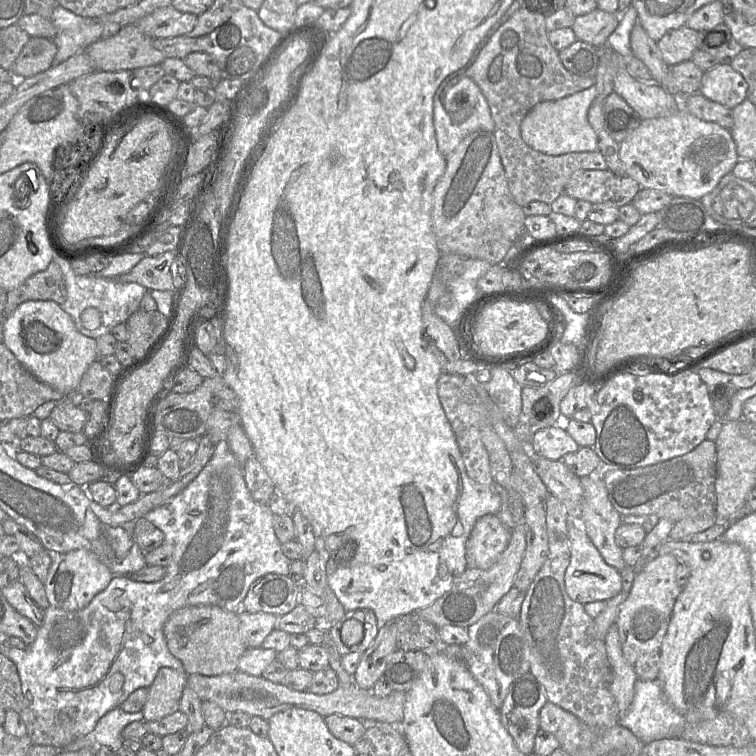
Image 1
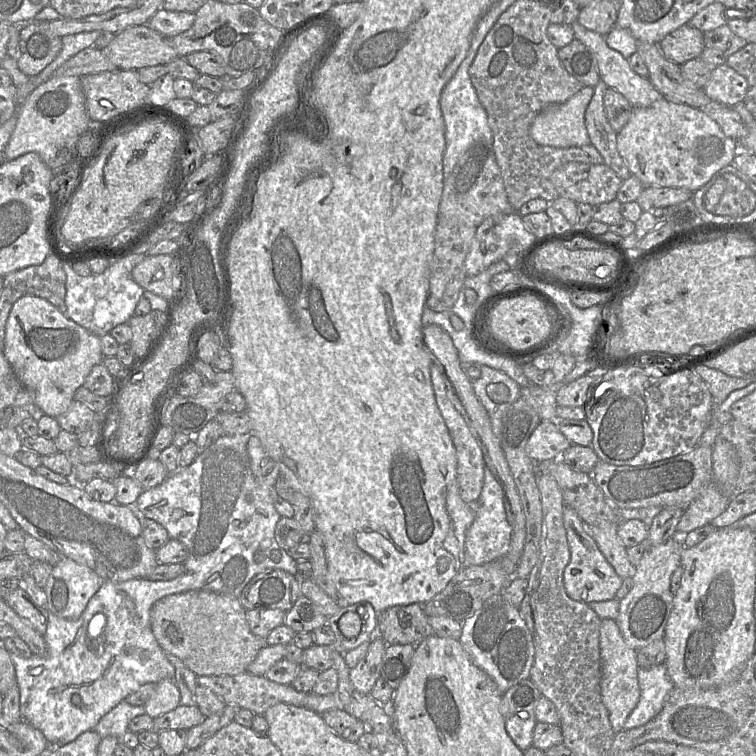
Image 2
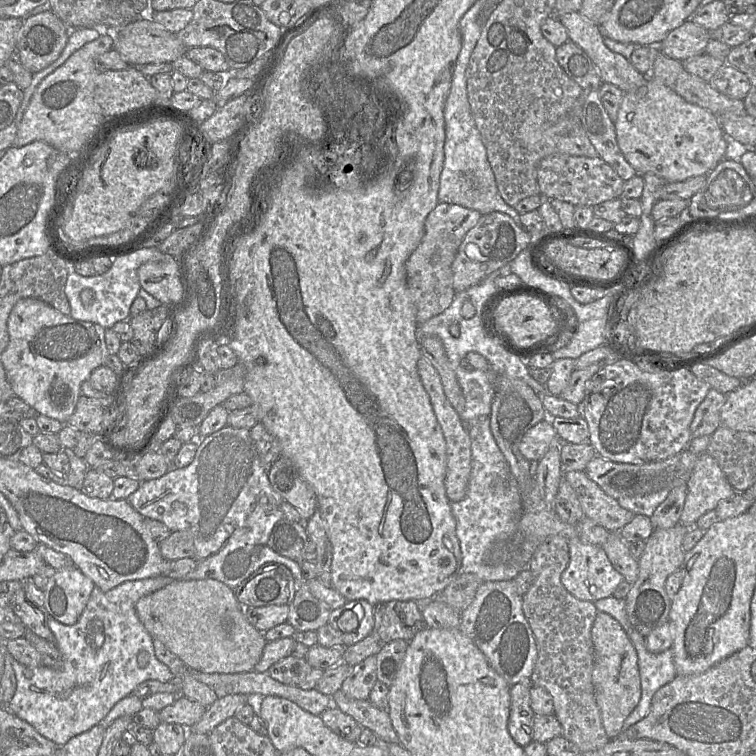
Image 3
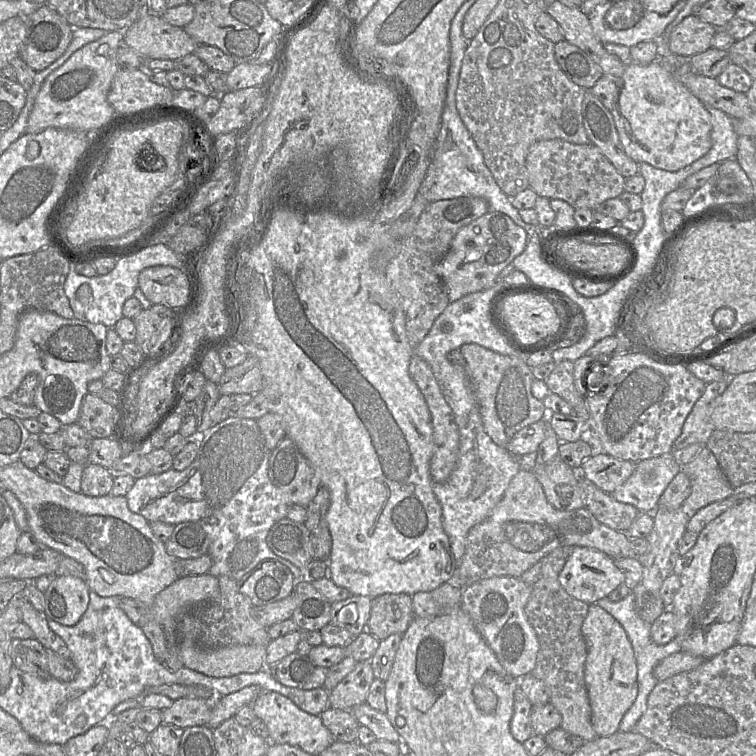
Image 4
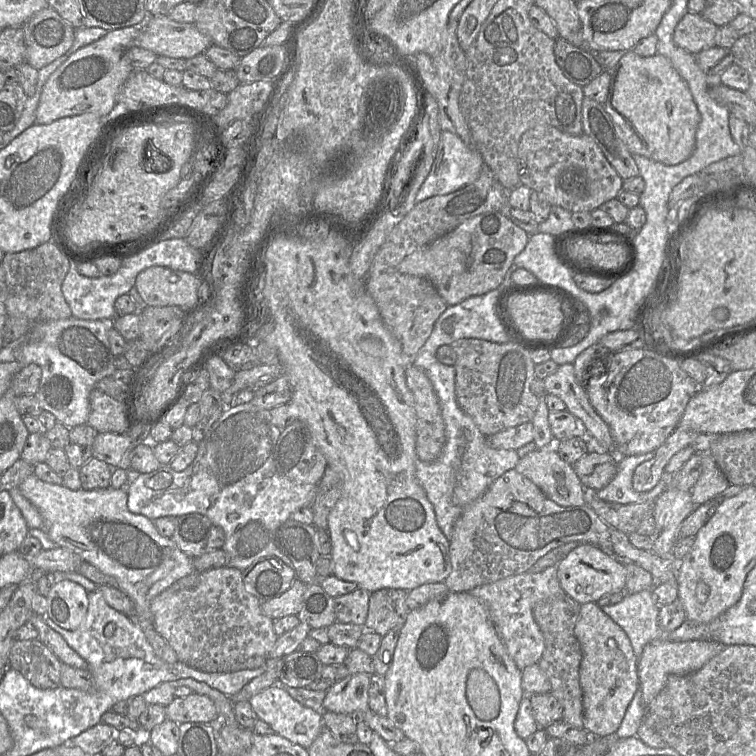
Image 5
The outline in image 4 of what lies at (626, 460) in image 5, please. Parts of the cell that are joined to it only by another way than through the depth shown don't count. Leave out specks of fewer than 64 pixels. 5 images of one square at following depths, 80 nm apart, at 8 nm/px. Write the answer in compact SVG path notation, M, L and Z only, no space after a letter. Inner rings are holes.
M671 452L639 461L633 474L611 496L618 502L635 506L640 513L650 514L654 519L661 496L681 470L682 466Z

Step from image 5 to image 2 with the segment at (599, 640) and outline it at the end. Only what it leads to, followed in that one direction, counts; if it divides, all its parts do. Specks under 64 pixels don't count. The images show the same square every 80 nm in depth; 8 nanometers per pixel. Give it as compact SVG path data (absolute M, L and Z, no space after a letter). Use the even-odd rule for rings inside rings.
M606 618L600 623L600 656L601 656L601 697L609 712L609 720L615 733L624 729L624 722L636 707L640 698L640 687L638 683L637 650L629 647L624 640L616 620Z

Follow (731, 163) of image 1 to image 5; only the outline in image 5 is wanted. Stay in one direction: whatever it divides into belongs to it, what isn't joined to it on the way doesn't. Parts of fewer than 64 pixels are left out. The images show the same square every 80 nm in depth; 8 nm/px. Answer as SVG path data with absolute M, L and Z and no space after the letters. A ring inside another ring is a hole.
M626 51L616 66L609 70L611 81L604 108L619 128L619 135L632 154L639 154L665 165L677 165L687 160L695 148L696 132L701 120L692 93L668 58L655 54L650 57Z

